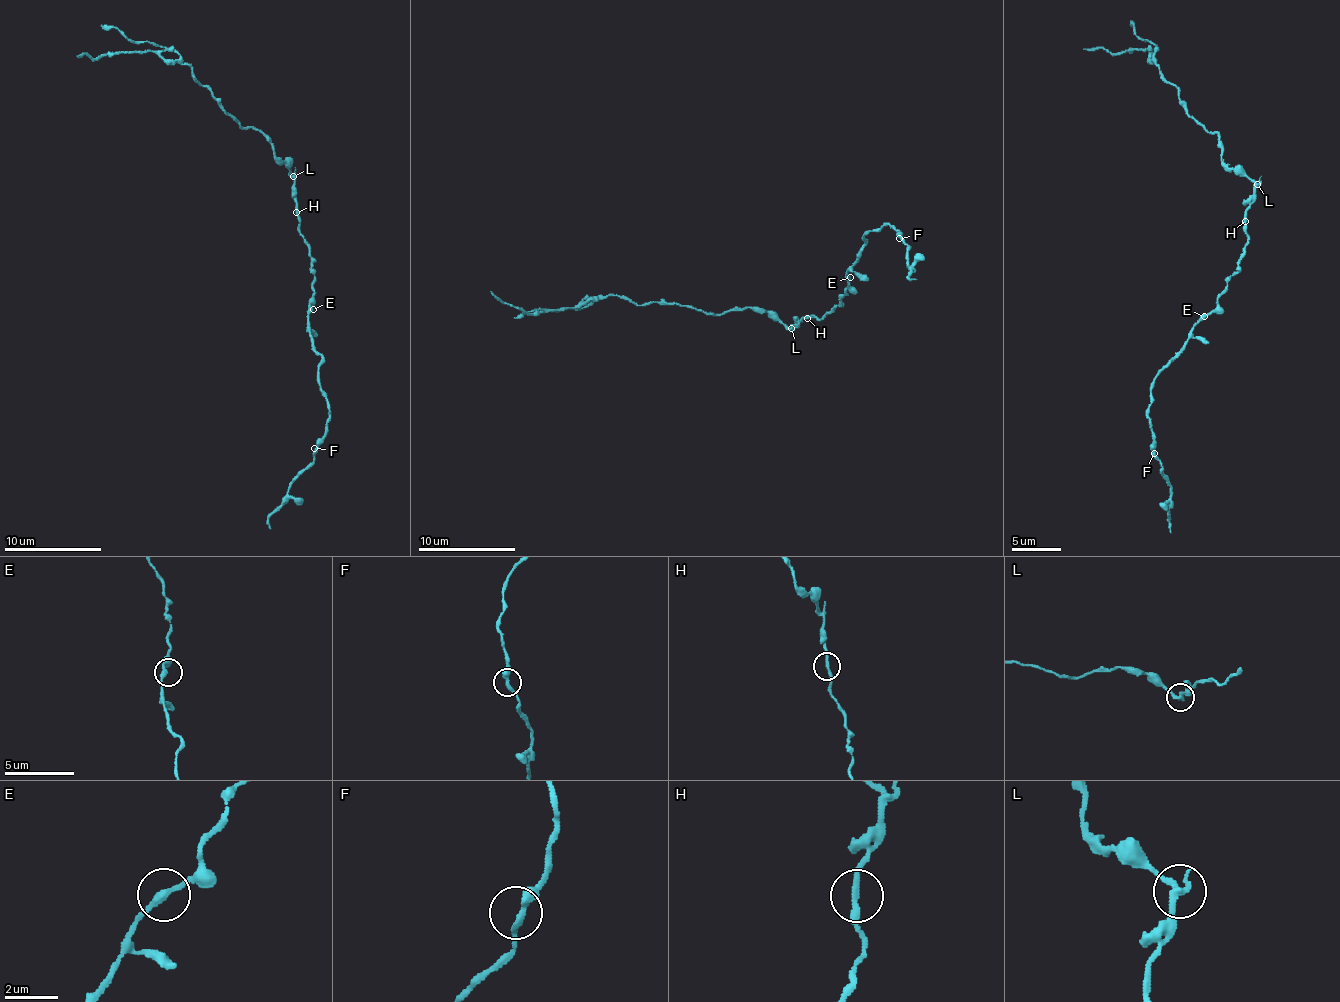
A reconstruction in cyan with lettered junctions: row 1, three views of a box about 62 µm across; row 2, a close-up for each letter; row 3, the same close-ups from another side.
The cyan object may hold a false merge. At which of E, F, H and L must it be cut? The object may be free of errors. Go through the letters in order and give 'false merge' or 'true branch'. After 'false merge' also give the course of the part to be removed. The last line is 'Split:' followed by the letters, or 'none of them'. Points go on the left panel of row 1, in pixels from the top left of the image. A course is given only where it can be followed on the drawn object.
E: true branch
F: true branch
H: true branch
L: false merge | (292, 175), (273, 145), (258, 130), (241, 128), (187, 65), (167, 62), (151, 50), (78, 55)
Split: L

